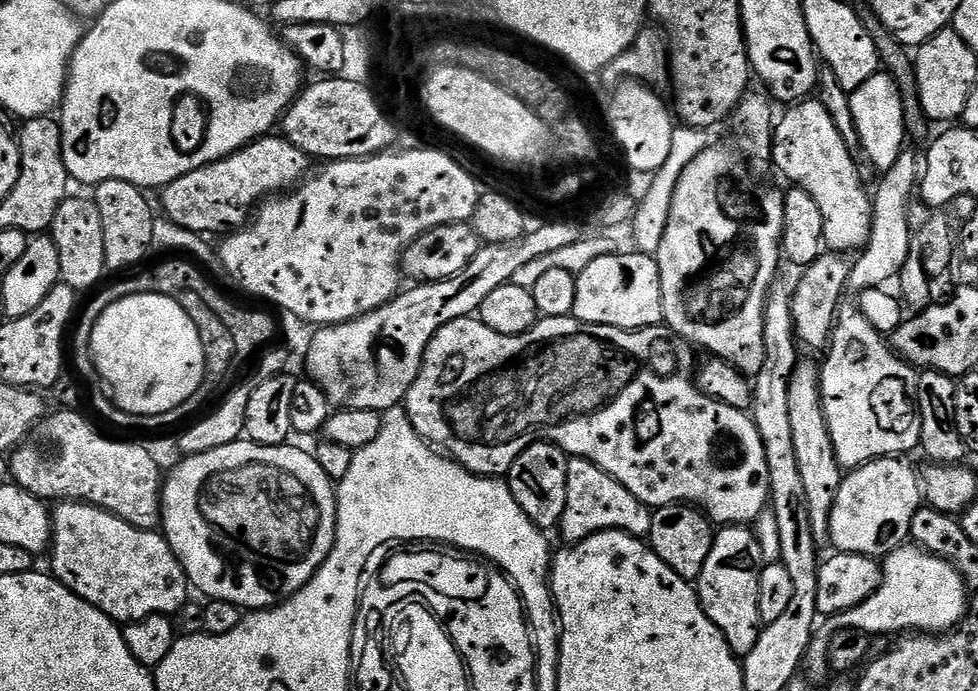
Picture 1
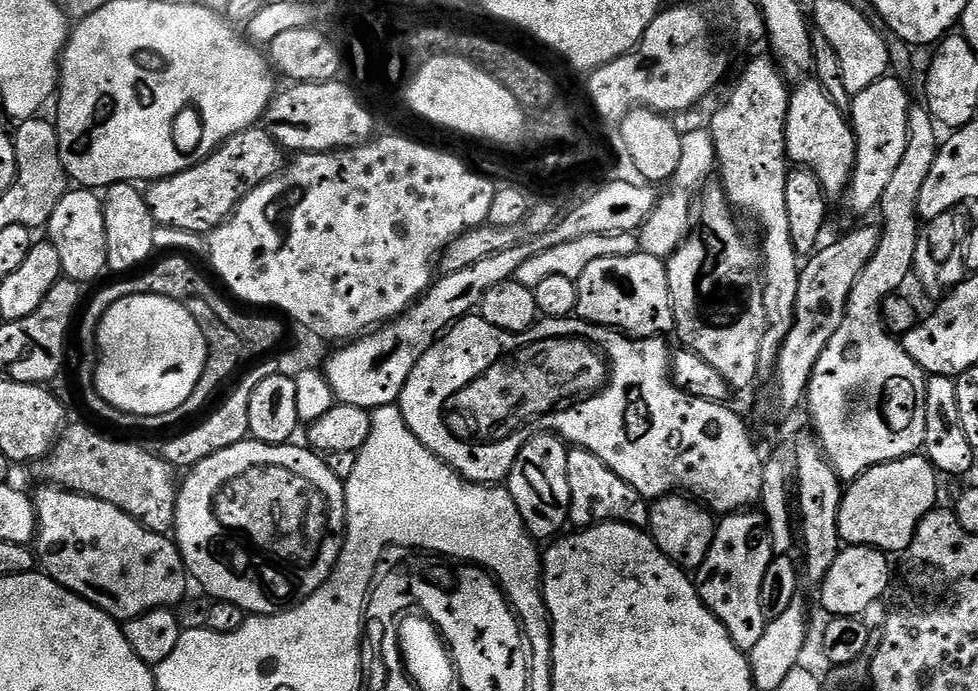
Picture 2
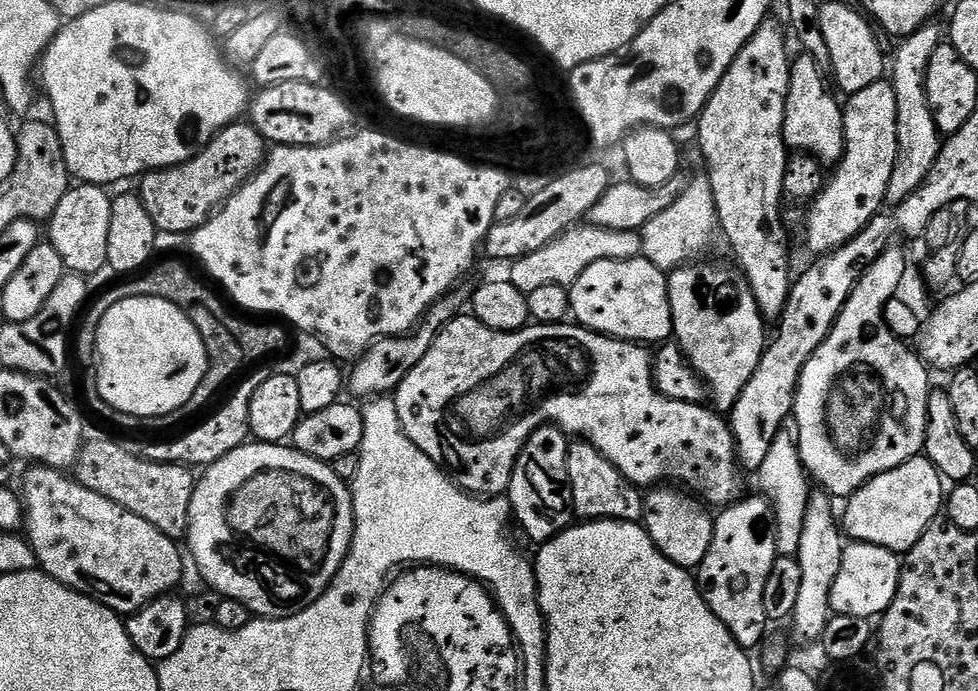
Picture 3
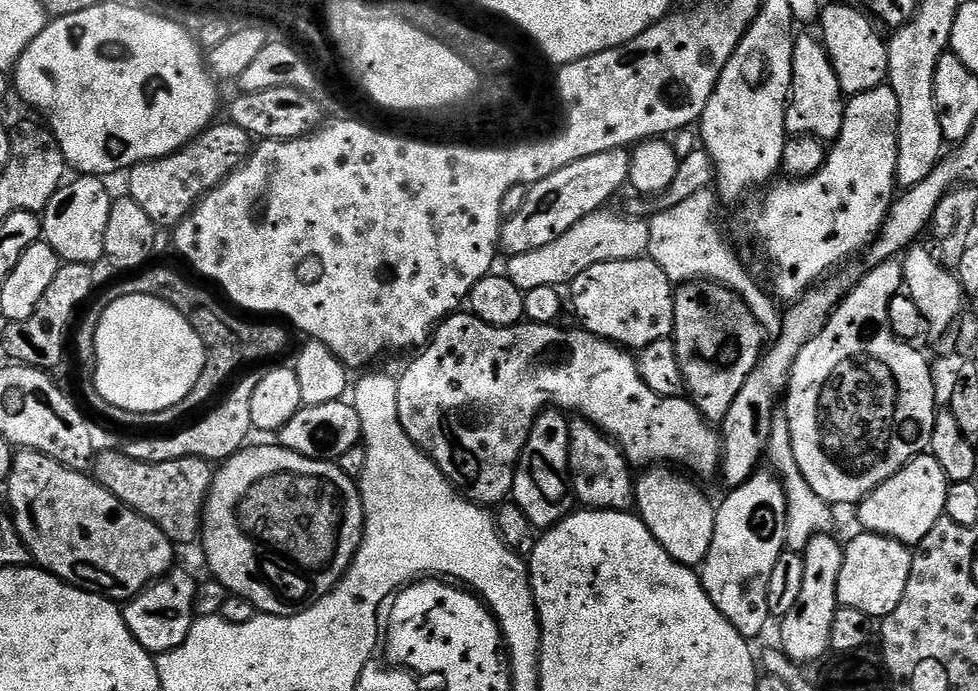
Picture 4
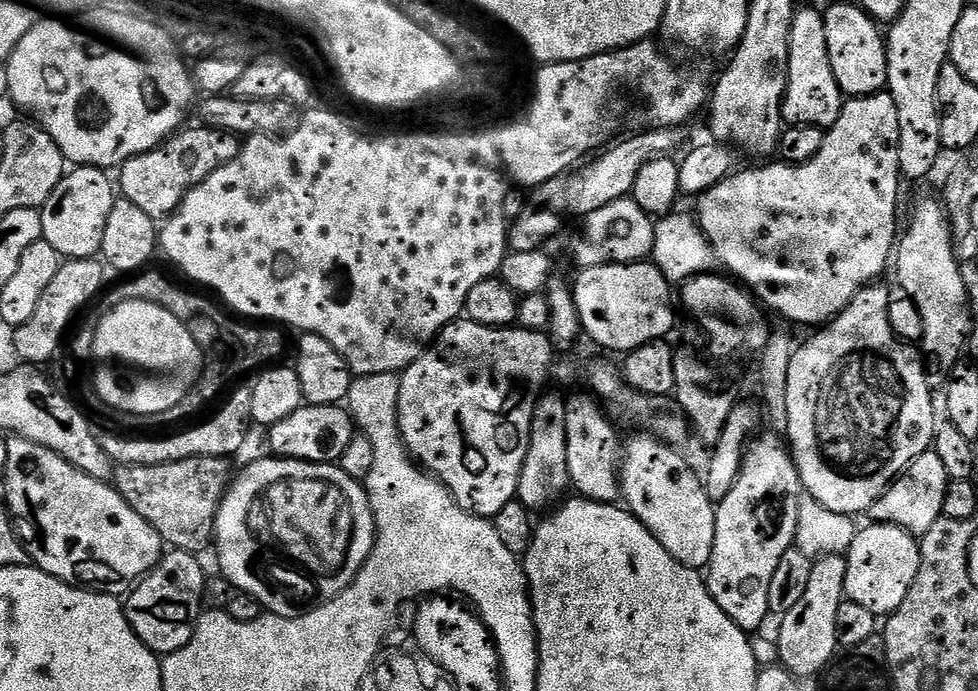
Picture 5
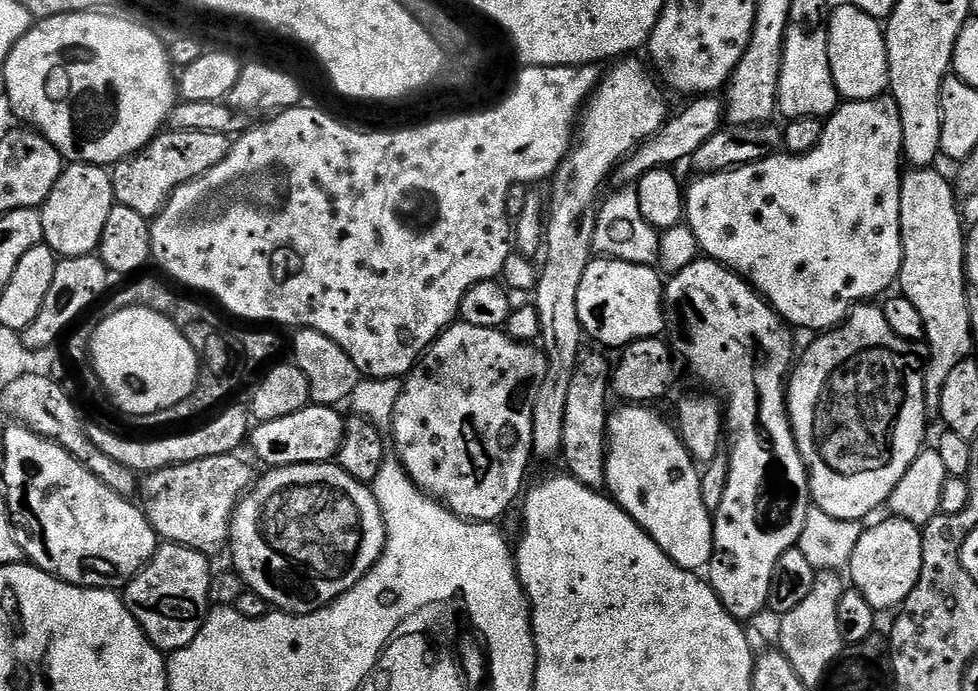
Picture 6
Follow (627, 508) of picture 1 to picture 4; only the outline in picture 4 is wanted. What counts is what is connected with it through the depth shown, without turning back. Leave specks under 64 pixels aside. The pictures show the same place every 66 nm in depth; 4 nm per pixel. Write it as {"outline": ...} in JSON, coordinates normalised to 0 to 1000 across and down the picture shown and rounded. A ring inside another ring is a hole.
{"outline":[[[587,595],[579,605],[579,674],[583,680],[585,716],[594,729],[608,735],[638,735],[643,728],[640,676],[640,650],[630,631],[604,598]]]}

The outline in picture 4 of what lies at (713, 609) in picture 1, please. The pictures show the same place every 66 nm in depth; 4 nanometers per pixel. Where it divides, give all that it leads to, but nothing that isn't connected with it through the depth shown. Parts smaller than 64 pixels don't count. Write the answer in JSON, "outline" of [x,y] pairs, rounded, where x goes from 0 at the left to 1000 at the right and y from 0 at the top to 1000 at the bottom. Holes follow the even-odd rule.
{"outline":[[[783,657],[770,664],[768,677],[759,692],[759,698],[744,718],[735,725],[730,761],[730,784],[726,790],[724,812],[720,815],[718,832],[720,852],[726,860],[730,877],[755,906],[762,918],[777,915],[781,902],[787,896],[785,884],[785,855],[787,854],[787,831],[791,826],[791,813],[806,795],[807,722],[804,715],[804,693],[792,667]]]}

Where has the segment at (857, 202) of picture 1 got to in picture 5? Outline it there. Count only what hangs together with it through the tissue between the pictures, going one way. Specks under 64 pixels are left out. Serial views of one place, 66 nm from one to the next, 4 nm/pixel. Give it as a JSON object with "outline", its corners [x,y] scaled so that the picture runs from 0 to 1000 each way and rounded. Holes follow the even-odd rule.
{"outline":[[[815,10],[808,38],[806,123],[802,132],[802,152],[798,155],[801,178],[806,182],[836,182],[846,188],[853,182],[853,177],[857,177],[857,165],[863,158],[864,143],[853,113],[853,96],[849,96],[843,17],[834,12]]]}

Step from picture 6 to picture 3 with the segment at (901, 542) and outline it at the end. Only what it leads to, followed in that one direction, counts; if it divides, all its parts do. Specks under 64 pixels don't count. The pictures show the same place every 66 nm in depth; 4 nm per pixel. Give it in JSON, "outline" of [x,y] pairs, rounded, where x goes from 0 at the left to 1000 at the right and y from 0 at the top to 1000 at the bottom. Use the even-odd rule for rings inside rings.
{"outline":[[[868,786],[861,802],[857,836],[853,836],[853,848],[849,854],[850,884],[857,891],[873,889],[873,894],[887,897],[903,891],[918,860],[921,821],[921,806],[902,790]]]}

